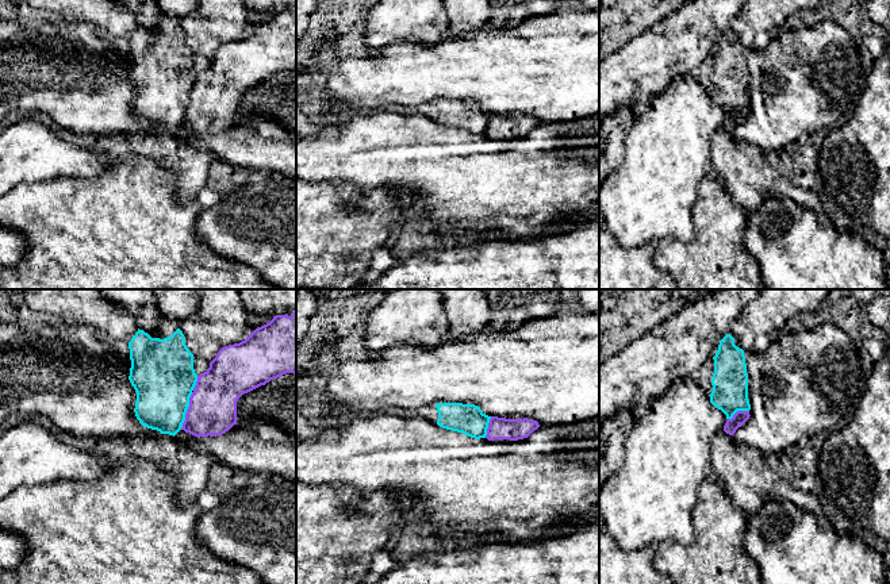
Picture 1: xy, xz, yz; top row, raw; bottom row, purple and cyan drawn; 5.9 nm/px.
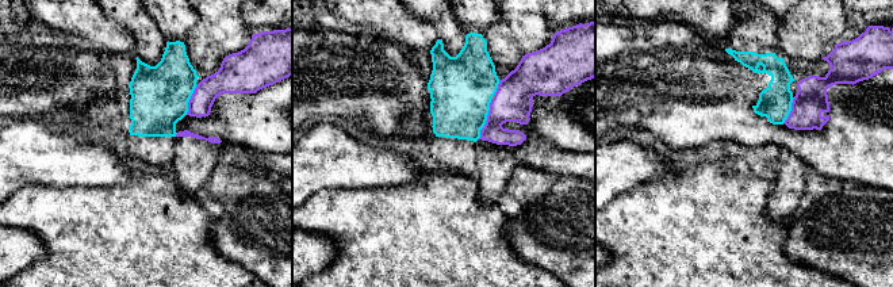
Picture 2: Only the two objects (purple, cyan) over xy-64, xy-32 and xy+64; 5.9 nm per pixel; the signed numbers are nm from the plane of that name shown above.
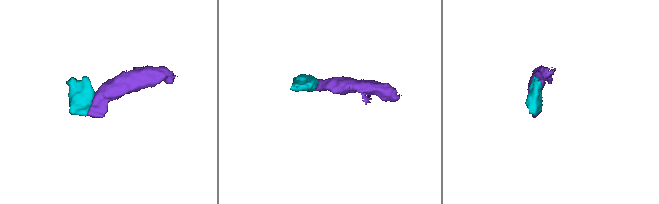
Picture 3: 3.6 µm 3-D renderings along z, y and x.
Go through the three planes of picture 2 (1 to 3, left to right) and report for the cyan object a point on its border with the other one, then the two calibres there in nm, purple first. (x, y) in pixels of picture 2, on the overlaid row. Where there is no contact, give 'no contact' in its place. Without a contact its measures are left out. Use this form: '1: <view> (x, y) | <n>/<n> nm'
1: xy-64 (190, 99) | 160/340 nm
2: xy-32 (487, 118) | 220/380 nm
3: xy+64 (792, 110) | 190/200 nm

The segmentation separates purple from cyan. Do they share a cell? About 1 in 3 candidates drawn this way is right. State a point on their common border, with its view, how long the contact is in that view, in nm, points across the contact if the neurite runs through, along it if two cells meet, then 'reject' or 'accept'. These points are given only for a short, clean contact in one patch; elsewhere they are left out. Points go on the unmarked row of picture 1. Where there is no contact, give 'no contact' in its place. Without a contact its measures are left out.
contact xy (187, 108); length 240 nm; border xy (192, 89), (185, 116), (180, 126); reject

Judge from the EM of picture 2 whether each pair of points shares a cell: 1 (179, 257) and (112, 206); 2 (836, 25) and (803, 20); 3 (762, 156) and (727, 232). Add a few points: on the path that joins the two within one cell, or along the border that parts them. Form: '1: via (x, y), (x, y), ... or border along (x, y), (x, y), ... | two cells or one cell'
1: via (163, 256), (129, 222) | one cell
2: via (828, 23), (811, 20) | one cell
3: border along (729, 152), (739, 156), (755, 173), (773, 182) | two cells

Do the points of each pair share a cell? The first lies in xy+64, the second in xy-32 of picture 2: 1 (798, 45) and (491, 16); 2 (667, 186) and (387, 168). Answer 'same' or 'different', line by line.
1: different
2: different

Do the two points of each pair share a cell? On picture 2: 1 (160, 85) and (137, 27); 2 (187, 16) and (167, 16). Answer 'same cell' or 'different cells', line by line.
1: different cells
2: same cell

